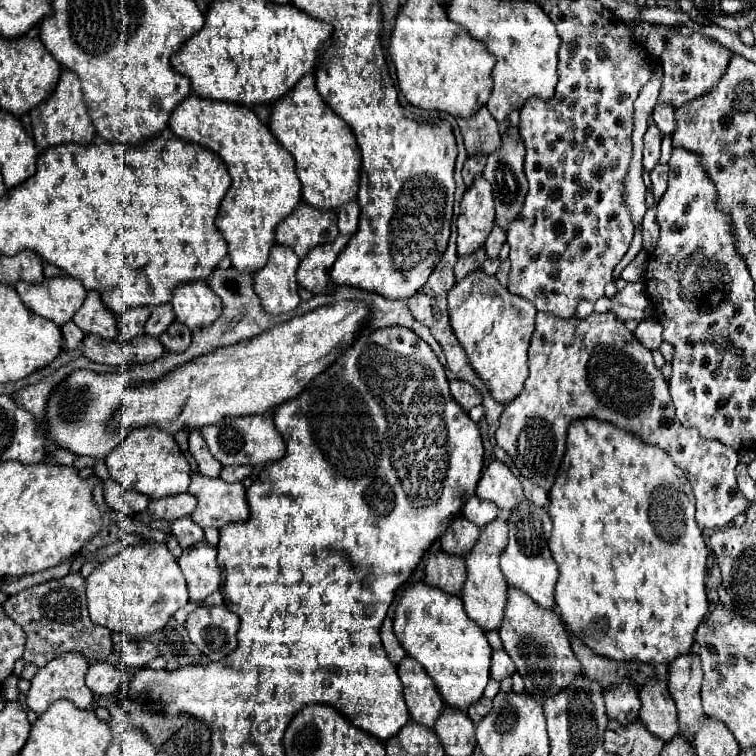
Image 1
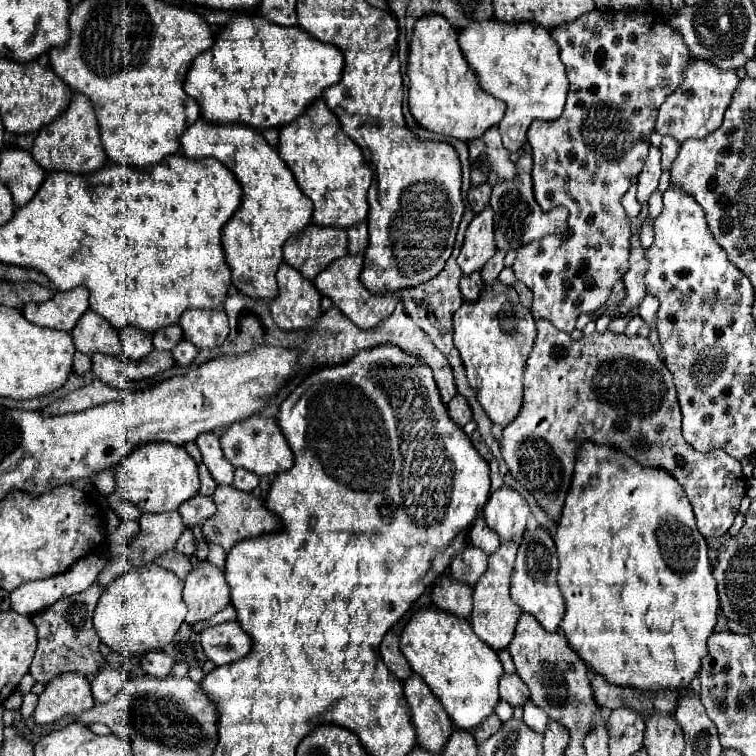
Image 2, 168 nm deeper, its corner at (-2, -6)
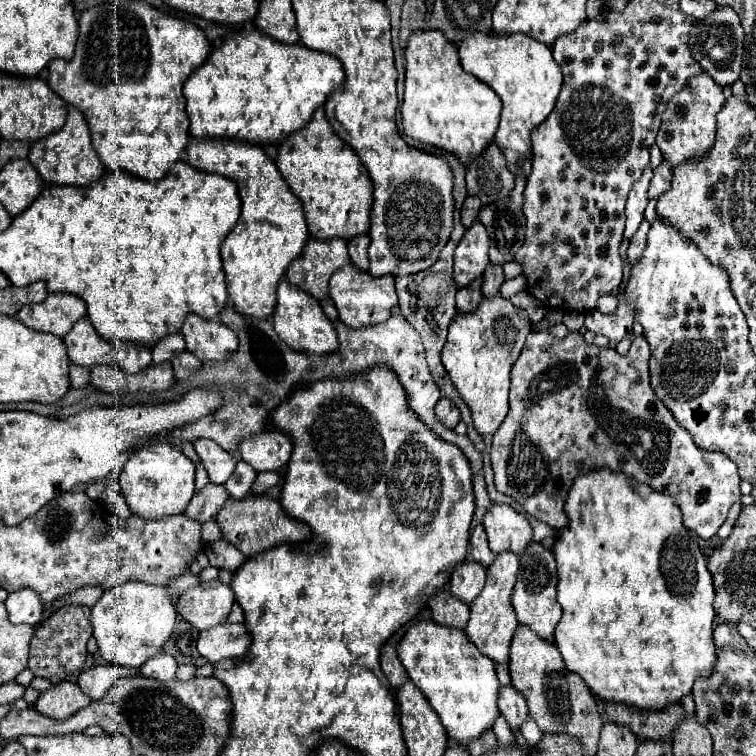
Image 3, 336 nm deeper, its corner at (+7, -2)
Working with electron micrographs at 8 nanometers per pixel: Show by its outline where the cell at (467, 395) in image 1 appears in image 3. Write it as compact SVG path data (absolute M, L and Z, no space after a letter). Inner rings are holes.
M440 400L436 404L436 418L446 426L446 428L454 428L460 422L460 412L458 408L450 402L450 400Z

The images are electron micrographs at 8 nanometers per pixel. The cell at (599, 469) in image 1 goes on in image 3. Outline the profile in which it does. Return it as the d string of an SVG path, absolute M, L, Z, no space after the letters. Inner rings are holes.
M596 470L584 476L578 476L572 484L572 492L568 492L568 500L564 510L568 512L570 524L560 532L558 542L554 544L554 558L558 564L558 602L564 610L556 634L554 634L554 646L560 650L564 664L570 672L580 674L582 680L588 684L590 692L602 700L602 702L622 702L628 706L636 706L640 710L664 710L670 704L680 704L680 700L692 692L692 684L698 678L708 678L712 674L712 668L716 664L716 650L712 640L712 622L714 622L714 586L712 576L706 568L706 558L702 556L696 540L690 536L690 532L682 524L680 510L676 508L674 500L668 494L652 492L646 484L634 486L628 476L622 472L608 472L608 470Z

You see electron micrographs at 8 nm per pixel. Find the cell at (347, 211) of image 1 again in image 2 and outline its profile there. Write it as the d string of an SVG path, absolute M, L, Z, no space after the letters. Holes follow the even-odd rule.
M367 222L347 228L347 234L349 234L349 248L347 248L349 254L363 254L367 246Z

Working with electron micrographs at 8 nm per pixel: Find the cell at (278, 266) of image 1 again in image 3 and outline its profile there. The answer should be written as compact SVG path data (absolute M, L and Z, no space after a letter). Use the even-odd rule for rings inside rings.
M282 280L280 286L278 286L278 304L276 304L276 312L274 312L272 322L274 322L276 334L288 346L292 346L296 352L324 356L324 354L336 352L338 346L340 346L338 336L336 336L336 328L326 318L326 314L322 312L320 302L312 300L312 296L308 296L306 292L300 292L298 288L292 288L286 280Z

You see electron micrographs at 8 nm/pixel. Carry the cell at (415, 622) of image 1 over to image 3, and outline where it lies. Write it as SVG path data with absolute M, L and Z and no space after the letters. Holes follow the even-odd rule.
M416 622L398 644L398 658L410 680L428 698L448 736L454 738L456 744L466 748L486 730L492 730L496 718L500 716L496 706L500 682L494 662L480 654L462 630L440 626L436 622Z

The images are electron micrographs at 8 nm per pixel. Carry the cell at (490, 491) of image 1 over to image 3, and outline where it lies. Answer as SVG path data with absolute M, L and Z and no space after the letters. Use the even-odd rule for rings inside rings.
M506 504L490 506L490 510L484 516L484 530L488 536L490 550L494 554L514 552L520 556L532 542L530 522Z

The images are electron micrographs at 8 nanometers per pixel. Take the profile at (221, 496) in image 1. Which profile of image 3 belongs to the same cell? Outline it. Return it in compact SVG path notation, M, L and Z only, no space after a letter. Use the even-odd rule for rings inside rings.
M250 496L244 500L228 498L228 502L224 504L224 508L220 510L216 520L222 528L224 540L228 540L232 546L236 546L240 552L244 552L248 558L256 556L264 550L270 550L274 546L280 546L280 544L304 542L312 536L312 532L306 524L288 516L284 512L284 508L280 506L280 502L274 498L268 498L268 496L254 496L254 498Z

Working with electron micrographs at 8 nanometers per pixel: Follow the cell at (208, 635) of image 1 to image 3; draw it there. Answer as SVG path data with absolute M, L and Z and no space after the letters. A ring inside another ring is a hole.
M222 624L200 632L198 652L210 662L216 664L226 658L242 658L250 648L252 638L244 624Z

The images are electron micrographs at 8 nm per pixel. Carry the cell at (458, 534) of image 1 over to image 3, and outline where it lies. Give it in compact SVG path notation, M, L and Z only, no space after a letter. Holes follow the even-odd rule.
M468 560L454 570L450 578L450 592L464 604L470 604L484 588L484 582L486 582L486 570L480 568L480 564Z

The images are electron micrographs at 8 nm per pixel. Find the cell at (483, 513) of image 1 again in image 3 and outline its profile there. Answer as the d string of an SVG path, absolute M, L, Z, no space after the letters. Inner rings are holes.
M480 524L474 528L474 534L470 538L470 554L484 568L488 568L494 562L494 558L496 558L496 554L488 548L488 540L486 540L484 528Z

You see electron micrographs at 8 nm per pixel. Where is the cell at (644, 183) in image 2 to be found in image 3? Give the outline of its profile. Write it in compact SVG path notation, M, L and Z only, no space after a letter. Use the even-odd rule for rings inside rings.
M648 166L644 170L644 176L634 184L628 202L626 202L626 230L624 230L624 238L630 240L634 236L634 232L638 230L638 226L644 220L644 208L648 204L648 184L652 178L652 168Z

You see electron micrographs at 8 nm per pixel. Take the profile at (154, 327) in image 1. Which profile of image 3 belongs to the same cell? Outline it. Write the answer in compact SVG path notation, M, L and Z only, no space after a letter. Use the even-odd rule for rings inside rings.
M172 334L172 336L166 336L164 340L160 340L160 344L156 344L152 348L152 358L156 364L162 364L162 362L170 362L176 354L180 354L184 350L186 350L186 342L184 342L182 334Z

